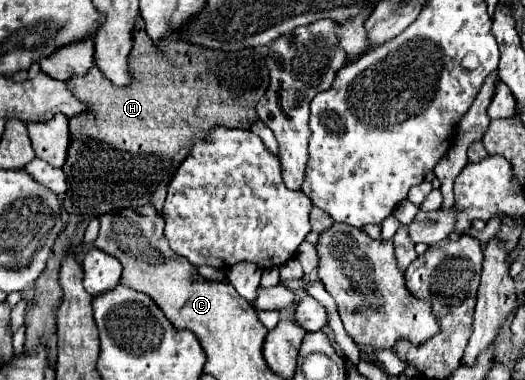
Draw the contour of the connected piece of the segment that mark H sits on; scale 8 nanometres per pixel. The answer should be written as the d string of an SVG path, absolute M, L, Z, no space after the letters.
M138 16L132 32L132 52L128 56L128 72L132 74L128 86L112 84L108 78L104 78L96 64L88 70L88 74L66 80L68 90L72 90L76 98L88 102L90 106L90 110L84 110L84 114L70 118L68 126L72 138L66 164L62 166L68 178L64 210L70 214L70 222L66 226L66 234L74 240L72 244L82 240L88 222L100 214L128 206L140 208L148 202L154 204L156 210L162 210L168 182L202 132L210 130L212 126L248 130L248 126L258 120L254 106L264 96L268 86L268 70L264 66L266 52L268 46L238 52L204 50L184 40L164 40L160 46L156 46L156 42L152 42L152 38L146 34L144 20Z

